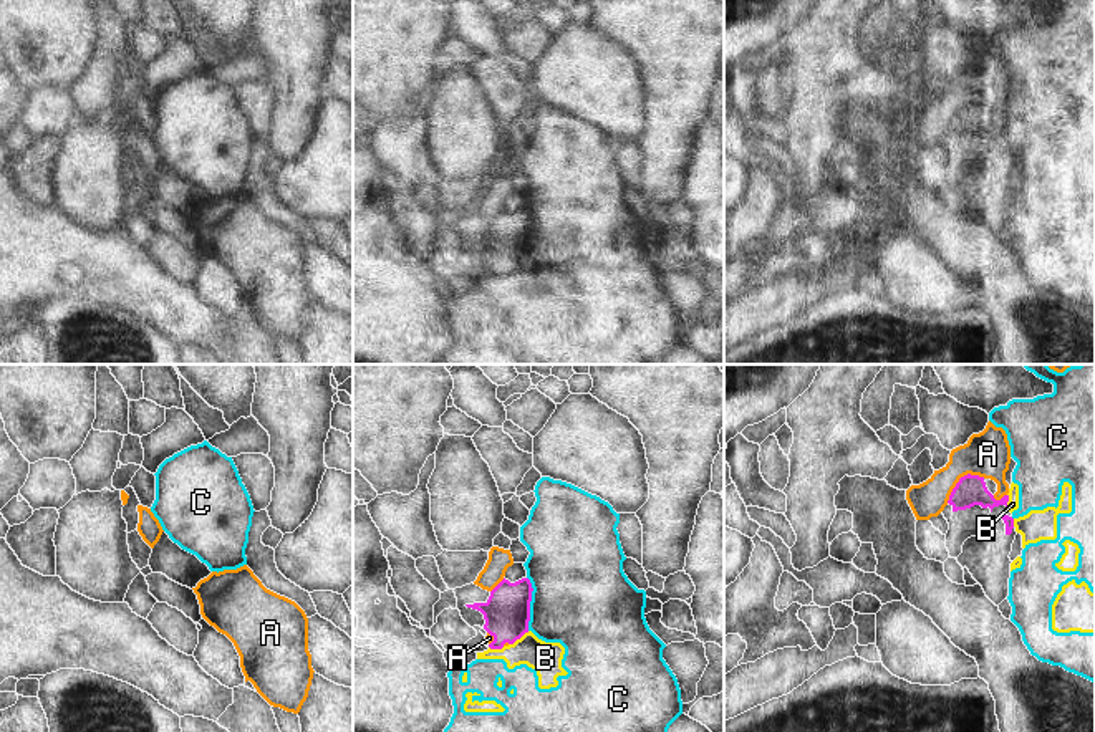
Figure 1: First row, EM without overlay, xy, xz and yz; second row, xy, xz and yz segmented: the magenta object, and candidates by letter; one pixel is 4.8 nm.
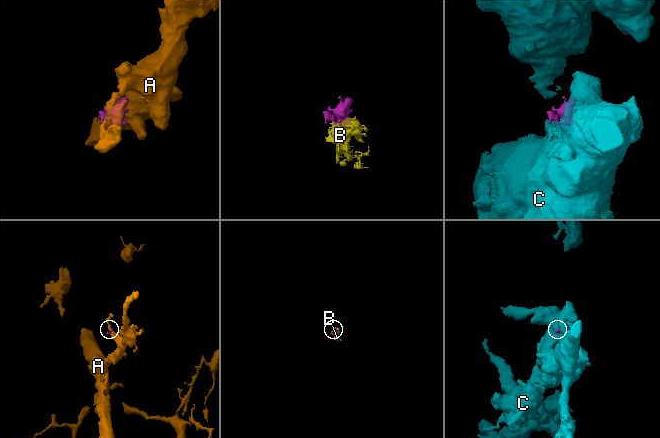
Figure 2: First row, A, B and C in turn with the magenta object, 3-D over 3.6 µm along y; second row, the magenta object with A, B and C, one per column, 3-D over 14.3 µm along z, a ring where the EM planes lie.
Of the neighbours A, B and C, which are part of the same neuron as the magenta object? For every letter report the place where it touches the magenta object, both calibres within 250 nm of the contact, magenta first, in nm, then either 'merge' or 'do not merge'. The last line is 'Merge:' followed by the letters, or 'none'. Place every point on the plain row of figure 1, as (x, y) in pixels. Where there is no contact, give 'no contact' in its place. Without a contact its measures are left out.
A: yz (959, 108) | 150/220 nm | do not merge
B: xz (519, 267) | 220/160 nm | do not merge
C: xz (529, 232) | 220/480 nm | do not merge
Merge: none

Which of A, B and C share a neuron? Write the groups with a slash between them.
A / B C

